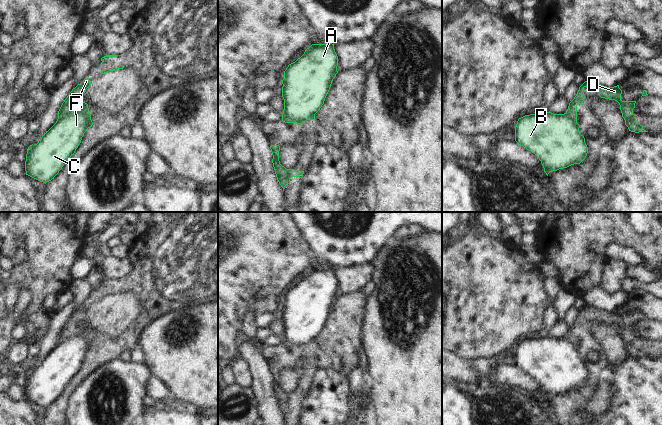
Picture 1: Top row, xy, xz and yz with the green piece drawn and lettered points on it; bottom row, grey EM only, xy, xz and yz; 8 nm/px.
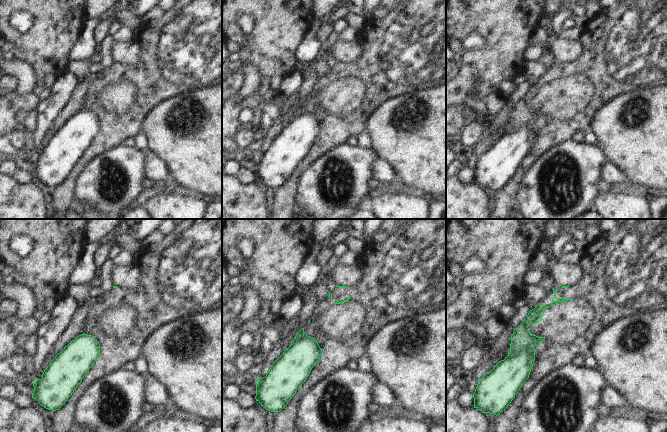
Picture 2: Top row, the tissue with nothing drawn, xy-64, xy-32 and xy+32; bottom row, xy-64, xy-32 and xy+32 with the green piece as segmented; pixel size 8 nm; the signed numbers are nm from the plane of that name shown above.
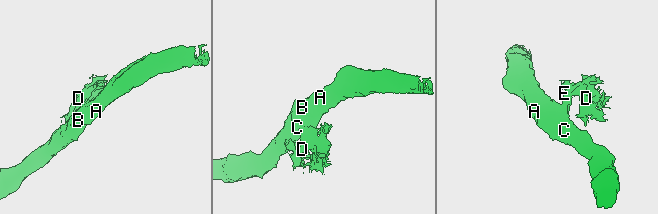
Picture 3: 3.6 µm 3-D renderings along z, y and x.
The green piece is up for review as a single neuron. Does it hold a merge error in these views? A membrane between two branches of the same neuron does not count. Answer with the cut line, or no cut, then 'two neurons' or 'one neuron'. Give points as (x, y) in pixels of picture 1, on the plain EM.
xy (58, 341), (62, 342), (70, 337), (81, 335), (90, 343) | two neurons

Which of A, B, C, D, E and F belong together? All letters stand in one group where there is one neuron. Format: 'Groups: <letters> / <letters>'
Groups: A B C F / D E

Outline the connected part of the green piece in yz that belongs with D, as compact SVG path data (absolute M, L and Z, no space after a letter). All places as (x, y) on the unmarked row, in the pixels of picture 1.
M585 305L580 311L574 321L574 323L569 327L566 338L574 345L577 346L577 329L584 329L584 312L585 311L598 311L599 320L601 322L615 324L620 329L620 334L622 341L625 344L625 349L628 351L629 355L639 357L639 356L648 356L643 353L643 350L640 349L637 344L638 340L633 338L633 333L635 332L636 325L622 325L621 318L622 314L619 312L619 309L614 311L606 311L595 306Z

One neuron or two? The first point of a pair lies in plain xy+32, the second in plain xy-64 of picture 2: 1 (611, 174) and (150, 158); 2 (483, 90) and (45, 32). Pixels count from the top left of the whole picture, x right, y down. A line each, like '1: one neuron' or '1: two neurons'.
1: one neuron
2: one neuron

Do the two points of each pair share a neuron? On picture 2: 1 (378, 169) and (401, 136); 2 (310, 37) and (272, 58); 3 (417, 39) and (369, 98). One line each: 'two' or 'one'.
1: two
2: two
3: one

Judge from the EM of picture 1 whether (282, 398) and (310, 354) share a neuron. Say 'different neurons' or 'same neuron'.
same neuron

